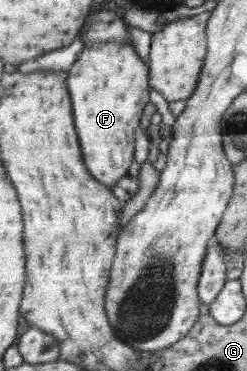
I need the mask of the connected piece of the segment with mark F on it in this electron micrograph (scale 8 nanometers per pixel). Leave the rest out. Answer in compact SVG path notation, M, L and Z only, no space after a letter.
M106 42L85 48L77 56L71 69L67 73L67 87L72 100L72 109L75 113L77 133L80 133L81 149L85 165L89 165L89 173L106 189L113 190L127 175L133 163L133 137L143 115L143 107L149 103L147 93L147 67L143 59L135 53L135 47L121 45L120 42Z

